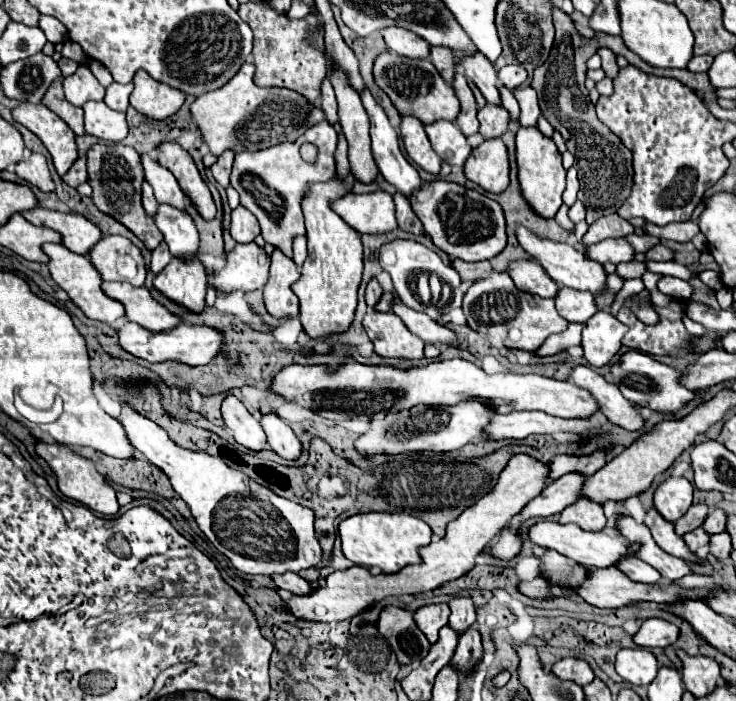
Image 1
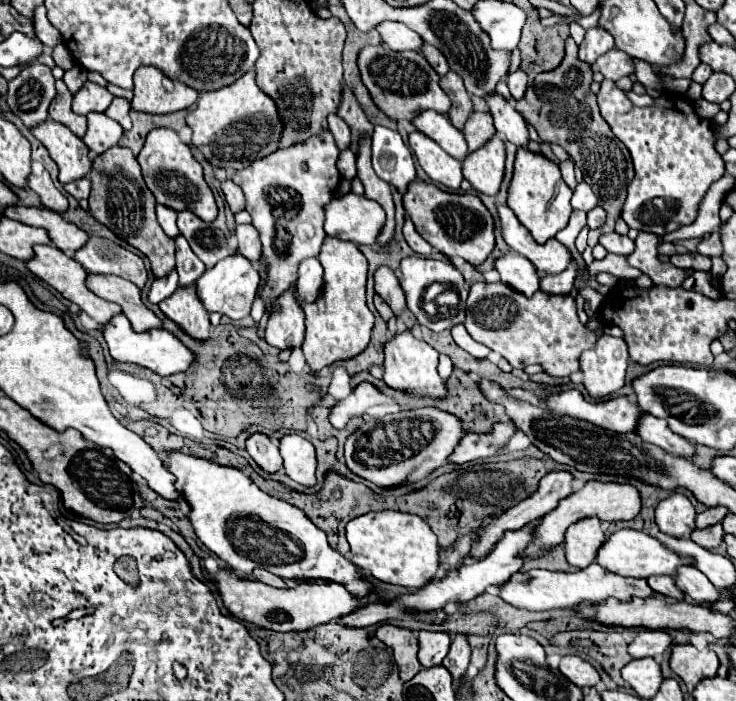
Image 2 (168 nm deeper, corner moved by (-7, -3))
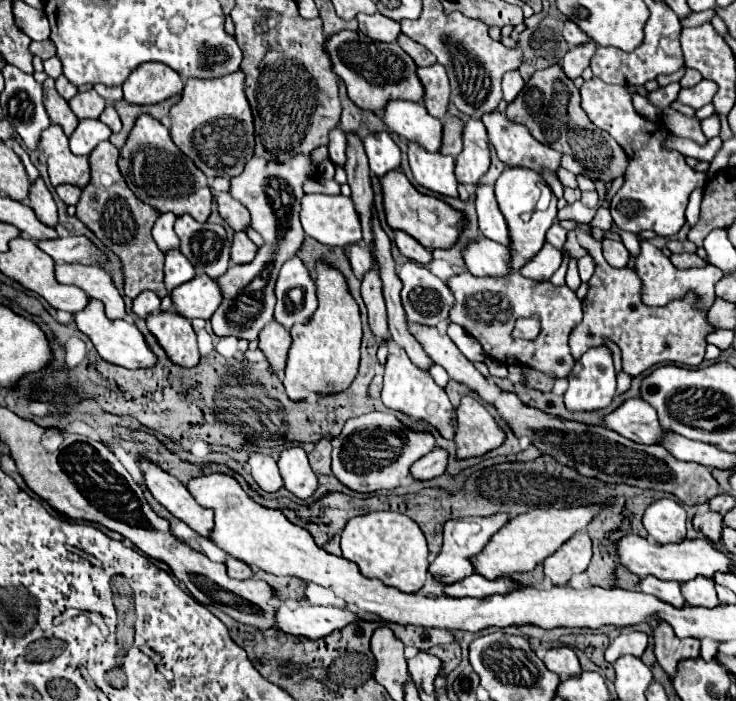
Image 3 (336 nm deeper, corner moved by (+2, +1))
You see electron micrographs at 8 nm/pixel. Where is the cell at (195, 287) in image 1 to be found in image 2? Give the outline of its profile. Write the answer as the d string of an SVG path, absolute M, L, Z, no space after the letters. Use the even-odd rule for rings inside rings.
M178 288L168 300L162 300L158 308L194 340L210 338L212 326L208 312L204 312L202 304L196 300L196 292L192 292L192 288Z

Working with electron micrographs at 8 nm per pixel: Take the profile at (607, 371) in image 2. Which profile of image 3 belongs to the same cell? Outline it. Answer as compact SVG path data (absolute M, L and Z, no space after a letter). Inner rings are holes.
M607 346L589 348L569 374L565 406L569 410L599 410L611 404L617 390L615 366Z

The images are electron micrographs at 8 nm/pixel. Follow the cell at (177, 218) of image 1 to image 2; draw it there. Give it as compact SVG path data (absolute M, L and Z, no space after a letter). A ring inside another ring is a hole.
M184 236L176 238L176 272L180 276L178 286L190 286L194 284L202 274L206 266L200 262L200 258L192 252L190 244L184 240Z

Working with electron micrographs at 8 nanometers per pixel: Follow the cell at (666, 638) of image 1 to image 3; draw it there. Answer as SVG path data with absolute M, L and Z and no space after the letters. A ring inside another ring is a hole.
M625 630L621 632L605 650L605 660L607 662L615 662L619 656L631 654L631 656L641 656L647 648L647 634L645 632L637 632L637 630Z

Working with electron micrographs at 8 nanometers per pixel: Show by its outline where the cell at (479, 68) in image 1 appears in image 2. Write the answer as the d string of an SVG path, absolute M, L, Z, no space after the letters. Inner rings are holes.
M500 94L488 98L486 102L490 106L496 132L502 134L506 140L510 140L518 148L528 146L530 142L528 126L526 126L526 120L516 112L516 108L512 108Z

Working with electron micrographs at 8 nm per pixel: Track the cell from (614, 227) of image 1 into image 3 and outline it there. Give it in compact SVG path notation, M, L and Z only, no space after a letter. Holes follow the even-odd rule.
M603 238L601 244L603 244L603 256L605 256L605 260L607 260L611 266L615 266L615 268L627 266L631 254L629 254L629 250L625 248L625 244L623 244L621 240Z

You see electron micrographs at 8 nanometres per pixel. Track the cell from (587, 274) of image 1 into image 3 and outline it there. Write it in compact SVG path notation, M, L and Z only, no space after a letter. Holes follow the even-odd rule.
M479 184L475 188L475 206L477 206L477 216L479 216L479 230L483 232L483 236L487 236L503 246L511 246L507 224L503 220L503 214L499 212L491 186Z

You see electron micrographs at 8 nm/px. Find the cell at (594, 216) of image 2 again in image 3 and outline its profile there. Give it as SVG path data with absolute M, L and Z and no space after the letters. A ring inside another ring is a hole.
M601 206L597 212L595 212L595 216L593 216L593 220L591 220L591 226L593 228L601 228L601 230L609 230L611 228L611 214L609 214L609 208L605 208L605 206Z

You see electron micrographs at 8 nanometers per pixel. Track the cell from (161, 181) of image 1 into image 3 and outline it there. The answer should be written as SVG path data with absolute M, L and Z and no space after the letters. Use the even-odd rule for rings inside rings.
M177 216L175 232L181 240L179 250L191 260L195 270L219 278L229 268L231 242L219 224L197 222L193 216Z

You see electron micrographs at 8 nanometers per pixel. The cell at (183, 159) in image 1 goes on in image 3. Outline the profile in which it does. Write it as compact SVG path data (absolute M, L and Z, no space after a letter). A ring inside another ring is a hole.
M149 114L137 118L125 146L121 148L119 170L127 186L139 200L151 204L159 212L173 212L177 216L191 214L195 220L205 222L211 212L211 188L205 174L173 144L169 130Z

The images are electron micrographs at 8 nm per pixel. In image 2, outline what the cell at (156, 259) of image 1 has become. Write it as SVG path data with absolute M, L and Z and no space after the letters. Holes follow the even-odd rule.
M172 270L172 274L166 276L164 280L154 280L154 284L152 284L150 292L148 292L148 300L152 304L160 304L168 296L172 296L176 288L178 288L178 276L176 276L176 270Z

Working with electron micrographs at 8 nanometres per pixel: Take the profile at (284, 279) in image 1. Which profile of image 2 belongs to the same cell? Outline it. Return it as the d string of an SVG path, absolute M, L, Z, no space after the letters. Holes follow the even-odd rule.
M294 288L280 298L280 312L268 320L266 342L278 350L300 348L304 340L304 312L296 304Z

